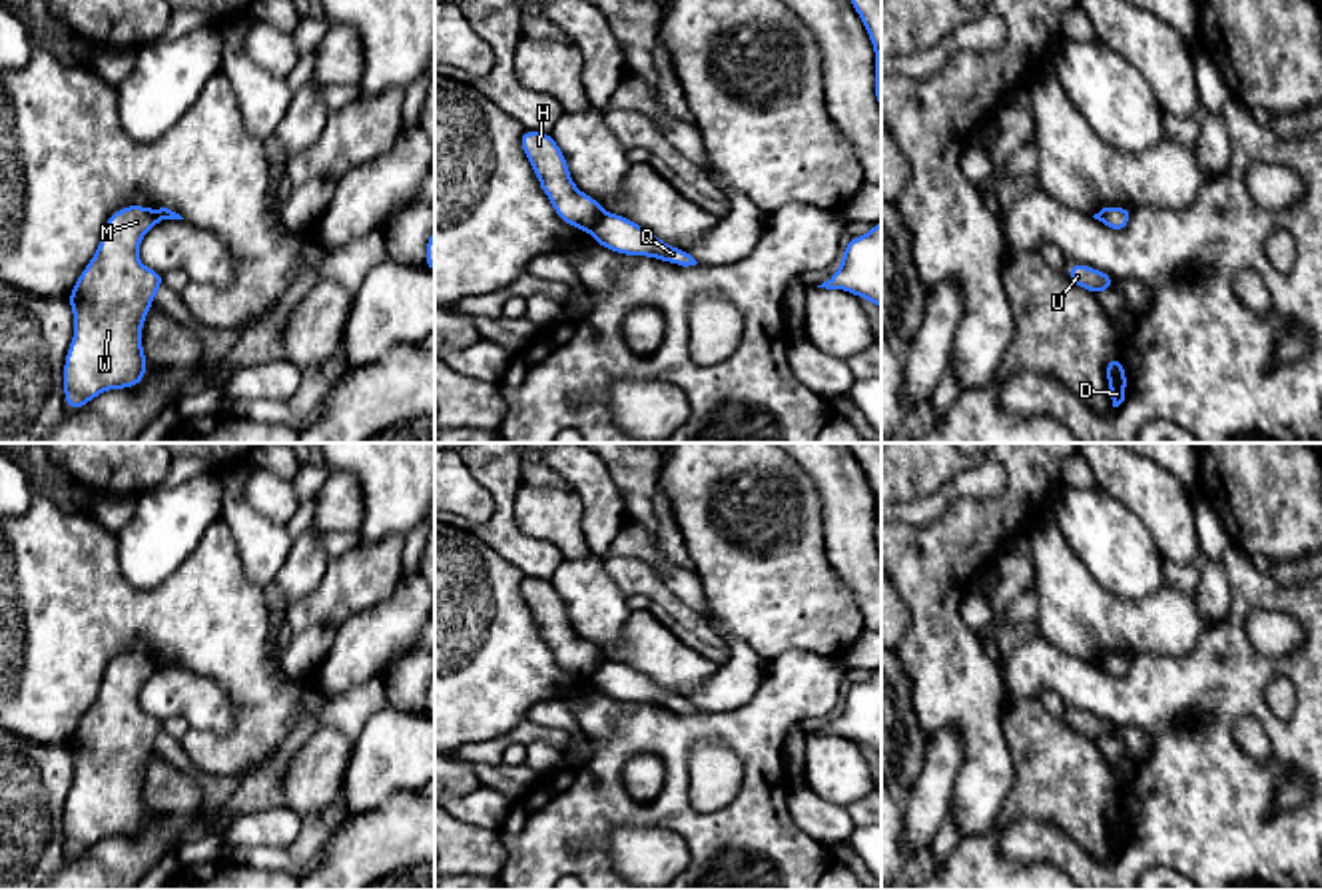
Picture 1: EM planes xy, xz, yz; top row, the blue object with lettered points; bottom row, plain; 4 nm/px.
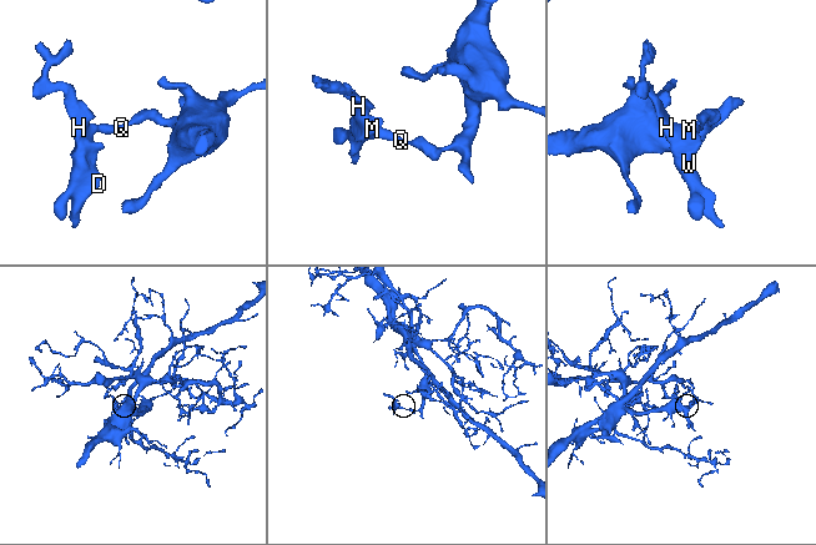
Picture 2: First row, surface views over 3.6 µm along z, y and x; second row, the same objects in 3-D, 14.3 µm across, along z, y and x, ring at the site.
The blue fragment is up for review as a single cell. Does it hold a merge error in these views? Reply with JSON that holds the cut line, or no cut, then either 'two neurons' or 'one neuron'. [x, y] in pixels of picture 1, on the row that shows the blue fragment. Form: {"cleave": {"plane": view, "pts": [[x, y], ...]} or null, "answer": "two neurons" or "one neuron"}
{"cleave": {"plane": "xz", "pts": [[605, 212], [591, 230]]}, "answer": "two neurons"}

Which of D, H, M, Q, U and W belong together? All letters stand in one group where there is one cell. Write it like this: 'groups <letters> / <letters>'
groups D H M U W / Q

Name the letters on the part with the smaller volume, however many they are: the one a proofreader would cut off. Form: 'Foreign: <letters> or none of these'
Foreign: D, H, M, U, W

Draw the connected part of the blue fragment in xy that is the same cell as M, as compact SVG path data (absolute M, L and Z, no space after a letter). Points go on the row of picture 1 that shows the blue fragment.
M146 206L114 212L100 245L66 297L74 339L62 371L66 407L76 411L104 391L138 387L148 373L142 325L164 273L138 257L142 237L156 225Z

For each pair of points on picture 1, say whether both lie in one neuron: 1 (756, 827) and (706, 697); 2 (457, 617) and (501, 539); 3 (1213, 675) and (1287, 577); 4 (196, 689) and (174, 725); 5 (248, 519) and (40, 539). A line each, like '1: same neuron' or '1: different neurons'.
1: different neurons
2: different neurons
3: different neurons
4: different neurons
5: different neurons

